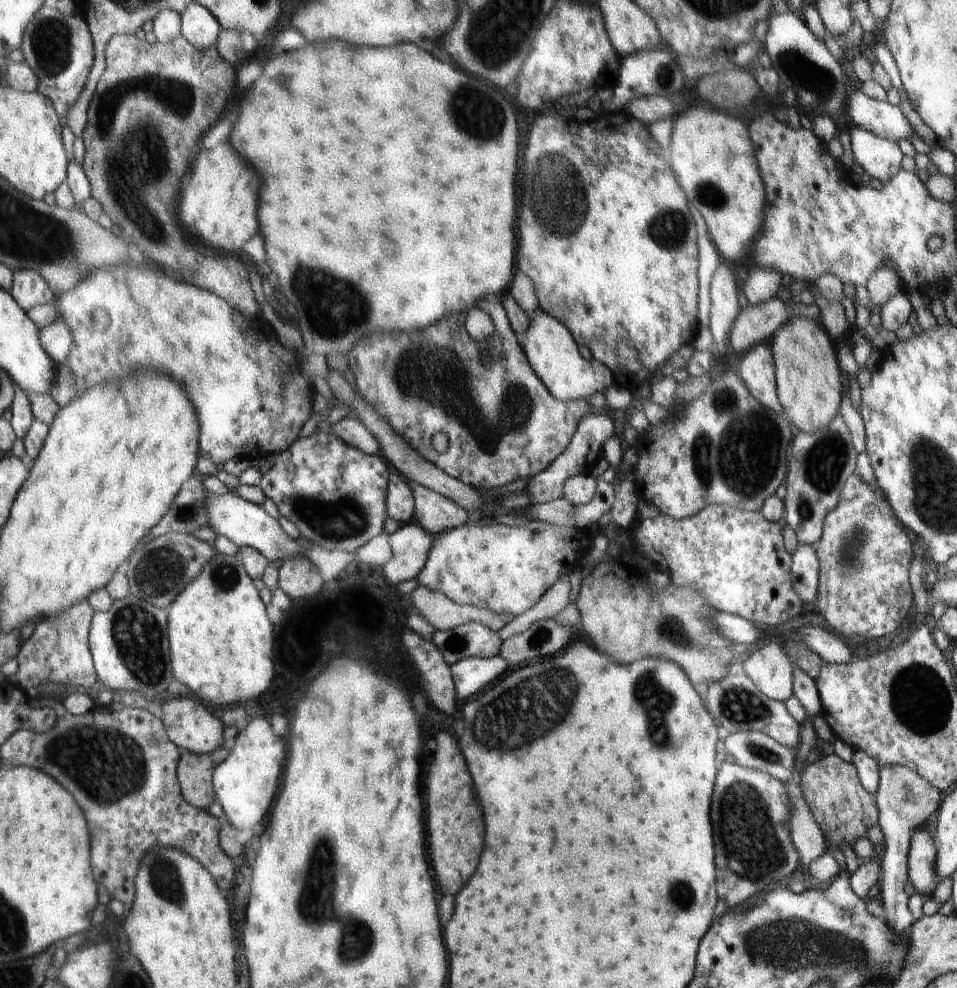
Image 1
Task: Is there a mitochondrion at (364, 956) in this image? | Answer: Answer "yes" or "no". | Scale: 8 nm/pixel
yes

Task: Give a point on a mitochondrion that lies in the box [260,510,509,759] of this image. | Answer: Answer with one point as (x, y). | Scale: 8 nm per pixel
(456, 643)

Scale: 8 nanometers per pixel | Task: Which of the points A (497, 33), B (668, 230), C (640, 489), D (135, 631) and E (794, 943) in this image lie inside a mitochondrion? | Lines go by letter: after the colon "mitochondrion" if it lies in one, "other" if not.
A: mitochondrion
B: mitochondrion
C: other
D: mitochondrion
E: mitochondrion

